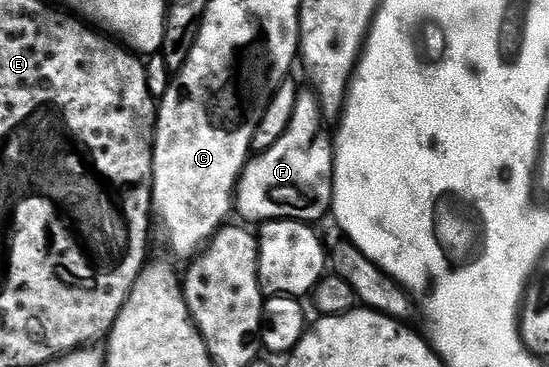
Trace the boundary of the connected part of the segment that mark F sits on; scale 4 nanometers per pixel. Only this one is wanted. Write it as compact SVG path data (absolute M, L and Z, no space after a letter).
M300 89L289 128L285 128L281 140L248 157L239 175L233 206L237 214L239 210L244 223L262 224L277 218L292 218L294 222L319 224L326 214L328 217L335 191L335 148L332 135L327 135L323 125L325 119L319 111L318 99L310 89Z

